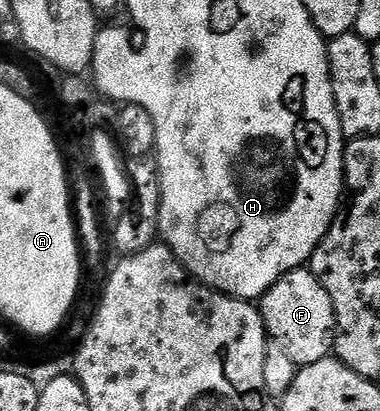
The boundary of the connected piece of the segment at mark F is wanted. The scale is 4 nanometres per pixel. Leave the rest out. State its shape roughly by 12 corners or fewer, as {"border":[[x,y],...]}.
{"border":[[310,268],[261,298],[268,338],[297,367],[332,356],[333,299]]}

